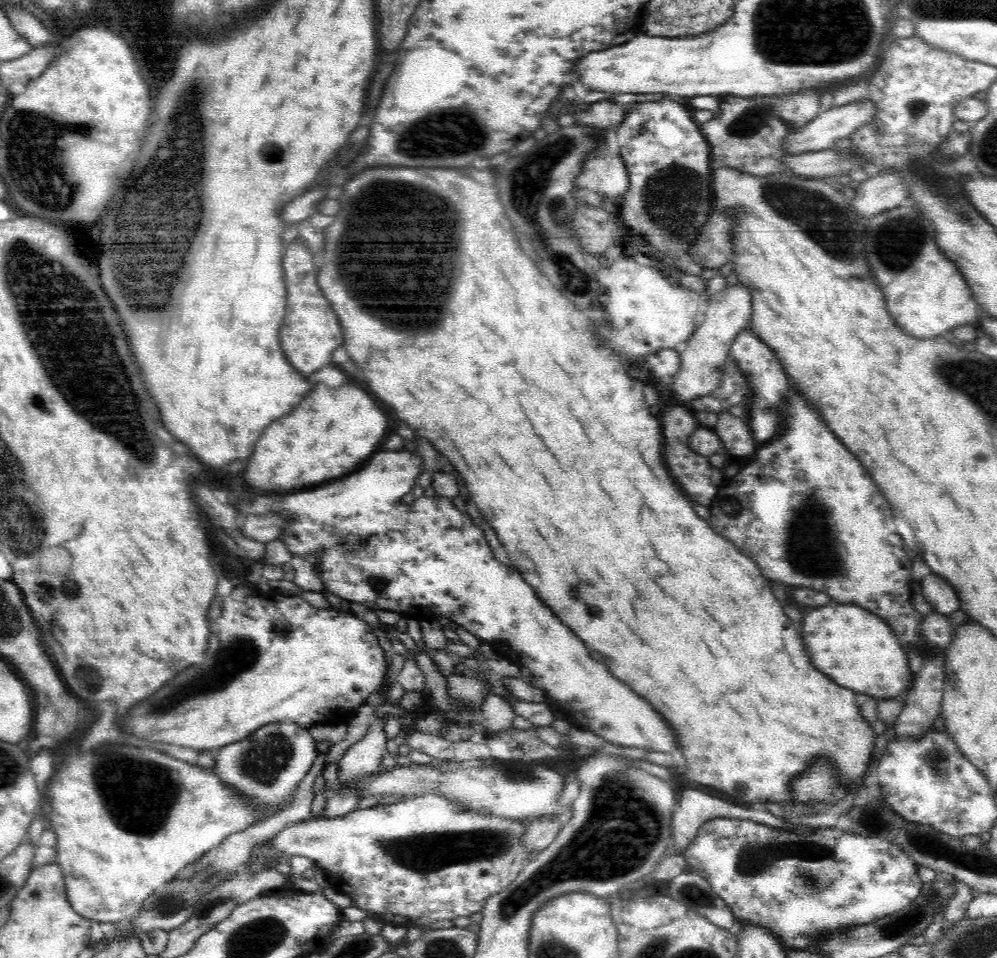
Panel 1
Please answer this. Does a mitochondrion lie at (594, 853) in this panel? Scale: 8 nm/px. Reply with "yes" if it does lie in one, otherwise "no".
yes

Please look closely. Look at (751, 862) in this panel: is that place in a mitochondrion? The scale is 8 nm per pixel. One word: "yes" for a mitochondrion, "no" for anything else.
yes

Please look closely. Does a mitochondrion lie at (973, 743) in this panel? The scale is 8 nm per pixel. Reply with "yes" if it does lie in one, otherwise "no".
no

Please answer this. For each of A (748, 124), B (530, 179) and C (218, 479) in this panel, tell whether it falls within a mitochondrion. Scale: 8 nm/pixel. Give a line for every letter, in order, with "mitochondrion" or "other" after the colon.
A: mitochondrion
B: mitochondrion
C: other

